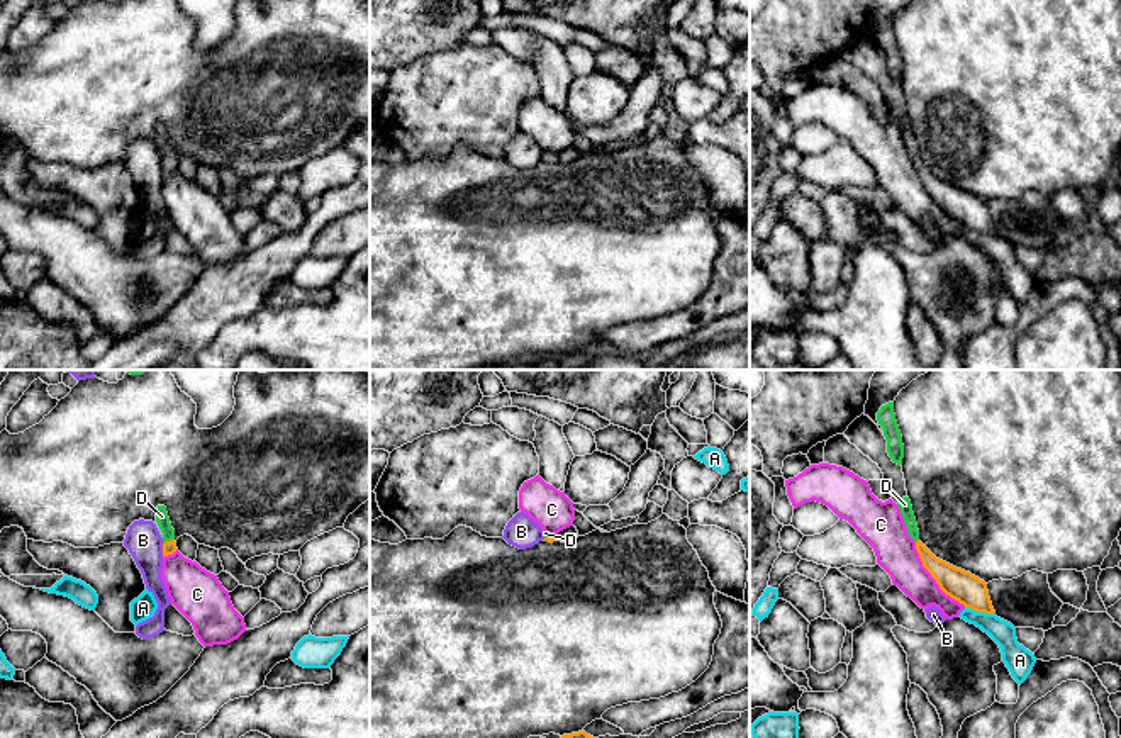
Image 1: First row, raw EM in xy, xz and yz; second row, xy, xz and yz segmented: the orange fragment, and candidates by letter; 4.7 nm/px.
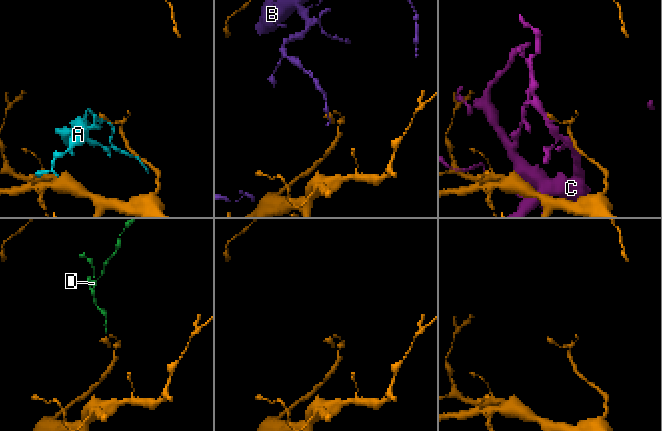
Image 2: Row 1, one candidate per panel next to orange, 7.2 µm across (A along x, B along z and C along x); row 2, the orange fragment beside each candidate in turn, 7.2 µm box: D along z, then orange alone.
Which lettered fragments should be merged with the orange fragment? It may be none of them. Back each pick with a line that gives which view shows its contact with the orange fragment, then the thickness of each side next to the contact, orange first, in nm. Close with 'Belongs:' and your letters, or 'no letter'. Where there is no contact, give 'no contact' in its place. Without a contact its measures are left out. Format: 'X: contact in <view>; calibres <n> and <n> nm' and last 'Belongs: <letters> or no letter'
D: contact in xy; calibres 60 and 60 nm
Belongs: D

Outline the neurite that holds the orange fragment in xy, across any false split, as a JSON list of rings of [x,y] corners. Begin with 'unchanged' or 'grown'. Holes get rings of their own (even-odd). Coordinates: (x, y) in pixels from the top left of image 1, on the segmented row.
grown | [[[158,506],[156,509],[156,523],[163,533],[163,556],[173,555],[178,548],[175,541],[175,529],[171,528],[165,506]]]

